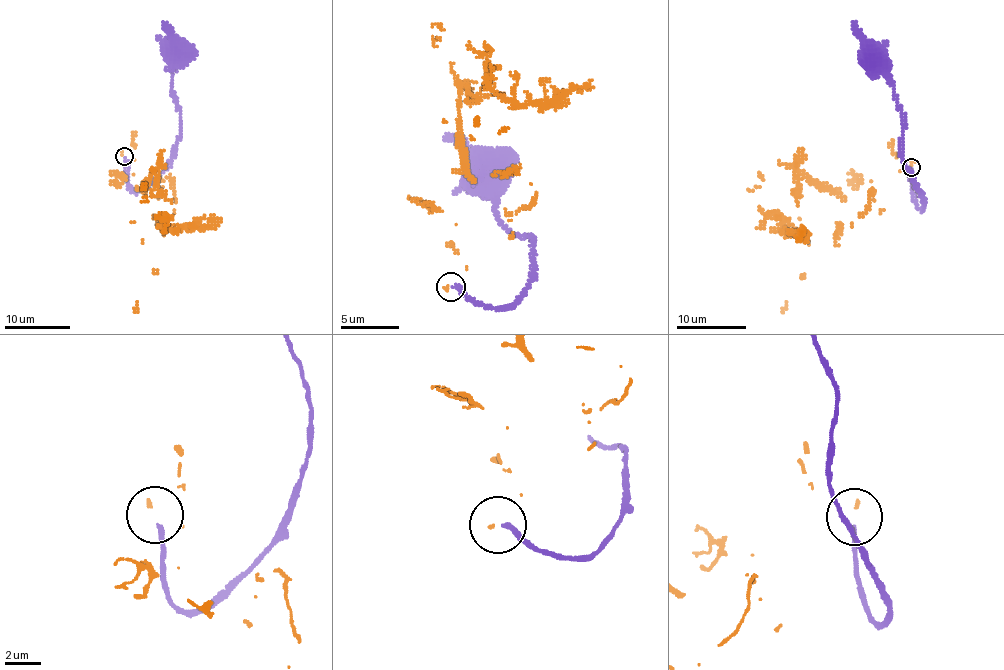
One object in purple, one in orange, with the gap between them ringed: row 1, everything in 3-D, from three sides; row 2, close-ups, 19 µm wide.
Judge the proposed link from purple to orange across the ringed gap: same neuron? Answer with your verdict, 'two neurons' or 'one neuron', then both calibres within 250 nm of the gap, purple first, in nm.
one neuron | 260/160 nm

